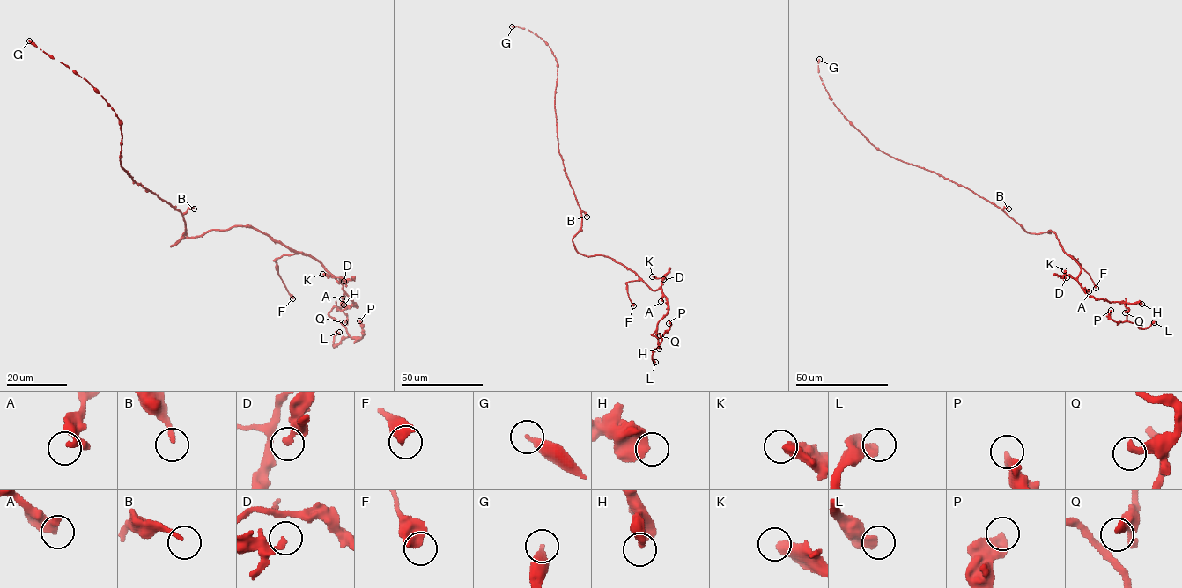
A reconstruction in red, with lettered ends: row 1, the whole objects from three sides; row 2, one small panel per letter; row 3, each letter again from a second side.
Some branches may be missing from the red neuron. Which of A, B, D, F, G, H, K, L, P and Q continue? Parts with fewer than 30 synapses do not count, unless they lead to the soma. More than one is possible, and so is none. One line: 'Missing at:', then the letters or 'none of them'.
Missing at: none of them

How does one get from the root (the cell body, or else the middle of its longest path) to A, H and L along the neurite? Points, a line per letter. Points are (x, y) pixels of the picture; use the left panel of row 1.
A: (185, 224), (182, 238), (171, 246), (233, 226), (249, 225), (268, 233), (320, 263), (343, 285), (342, 298)
H: (185, 224), (182, 238), (171, 246), (233, 226), (268, 233), (328, 271), (356, 305), (337, 308), (343, 305)
L: (185, 224), (171, 246), (249, 225), (310, 255), (356, 305), (328, 312), (349, 335), (334, 347), (339, 332)

